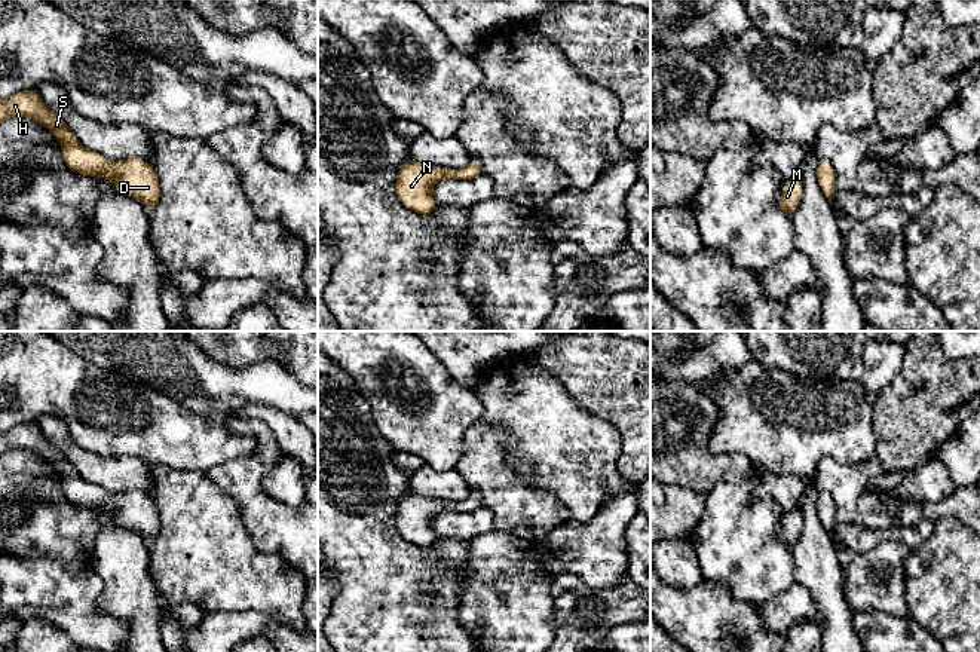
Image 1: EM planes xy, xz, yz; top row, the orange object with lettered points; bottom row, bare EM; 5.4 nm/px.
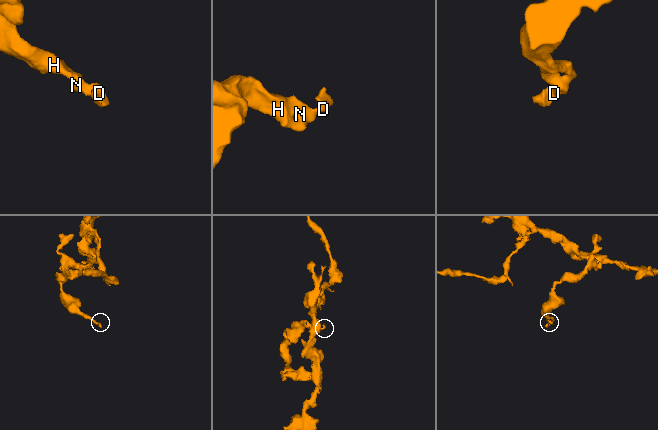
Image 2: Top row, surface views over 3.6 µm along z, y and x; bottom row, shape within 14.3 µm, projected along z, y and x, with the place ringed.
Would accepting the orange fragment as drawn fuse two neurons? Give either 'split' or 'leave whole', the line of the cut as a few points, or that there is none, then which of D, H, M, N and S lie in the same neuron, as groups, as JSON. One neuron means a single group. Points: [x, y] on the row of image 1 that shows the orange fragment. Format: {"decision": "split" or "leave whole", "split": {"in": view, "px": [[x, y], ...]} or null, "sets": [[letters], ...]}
{"decision": "leave whole", "split": null, "sets": [["D", "H", "M", "N", "S"]]}

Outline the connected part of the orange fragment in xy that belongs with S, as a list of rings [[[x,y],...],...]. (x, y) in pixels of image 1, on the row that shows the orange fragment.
[[[37,89],[22,91],[0,98],[0,123],[9,117],[37,120],[53,132],[61,144],[62,159],[68,169],[89,177],[104,177],[123,195],[132,195],[153,211],[160,201],[160,184],[151,163],[143,159],[113,162],[80,144],[67,123],[52,113]]]

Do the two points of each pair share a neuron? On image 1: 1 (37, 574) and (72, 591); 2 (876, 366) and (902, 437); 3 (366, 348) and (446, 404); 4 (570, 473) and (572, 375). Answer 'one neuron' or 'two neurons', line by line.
1: one neuron
2: two neurons
3: one neuron
4: two neurons

